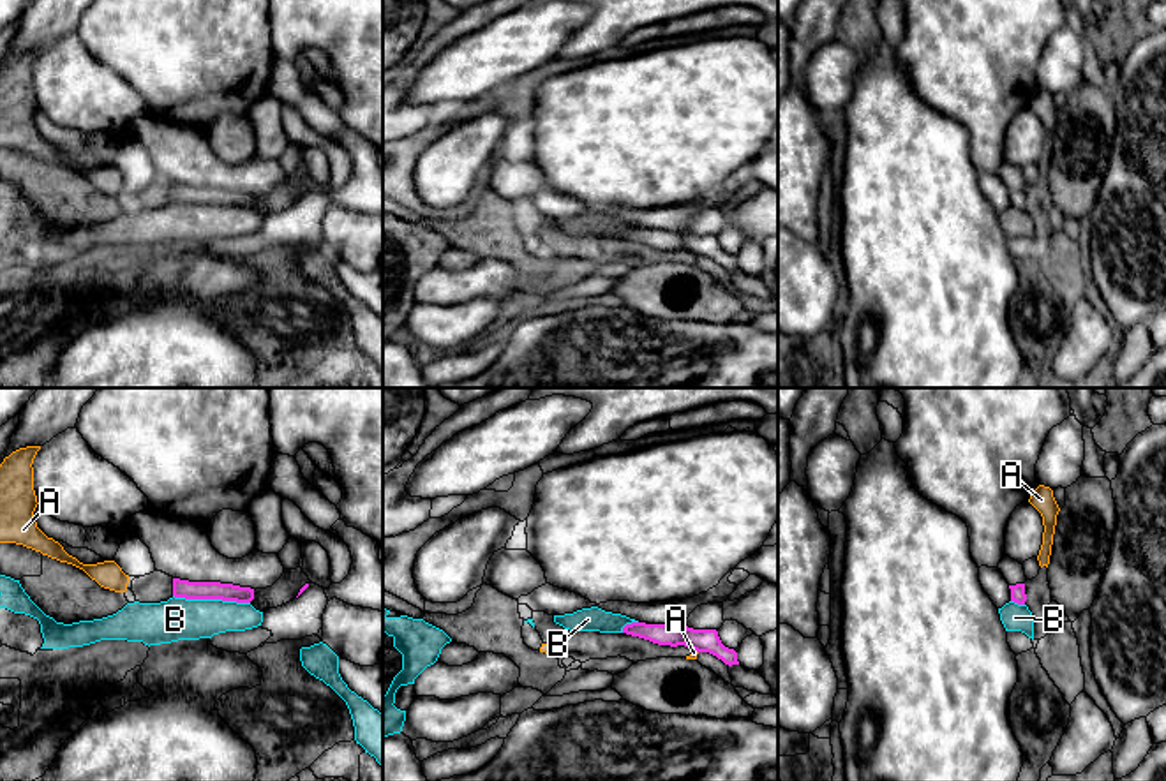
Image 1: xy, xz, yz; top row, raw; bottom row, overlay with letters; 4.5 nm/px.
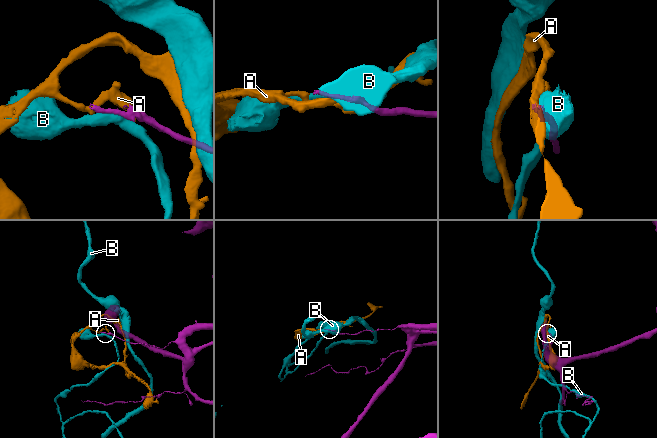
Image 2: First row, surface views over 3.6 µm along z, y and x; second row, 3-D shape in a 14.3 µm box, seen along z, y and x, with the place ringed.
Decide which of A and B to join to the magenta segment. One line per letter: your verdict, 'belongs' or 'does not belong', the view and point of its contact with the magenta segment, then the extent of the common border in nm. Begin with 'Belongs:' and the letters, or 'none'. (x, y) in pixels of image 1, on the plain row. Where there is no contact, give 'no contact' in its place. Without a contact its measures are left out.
Belongs: none
A: does not belong; meets magenta in xz at (695, 254); contact 30 nm long
B: does not belong; meets magenta in xy at (212, 203); contact 360 nm long

